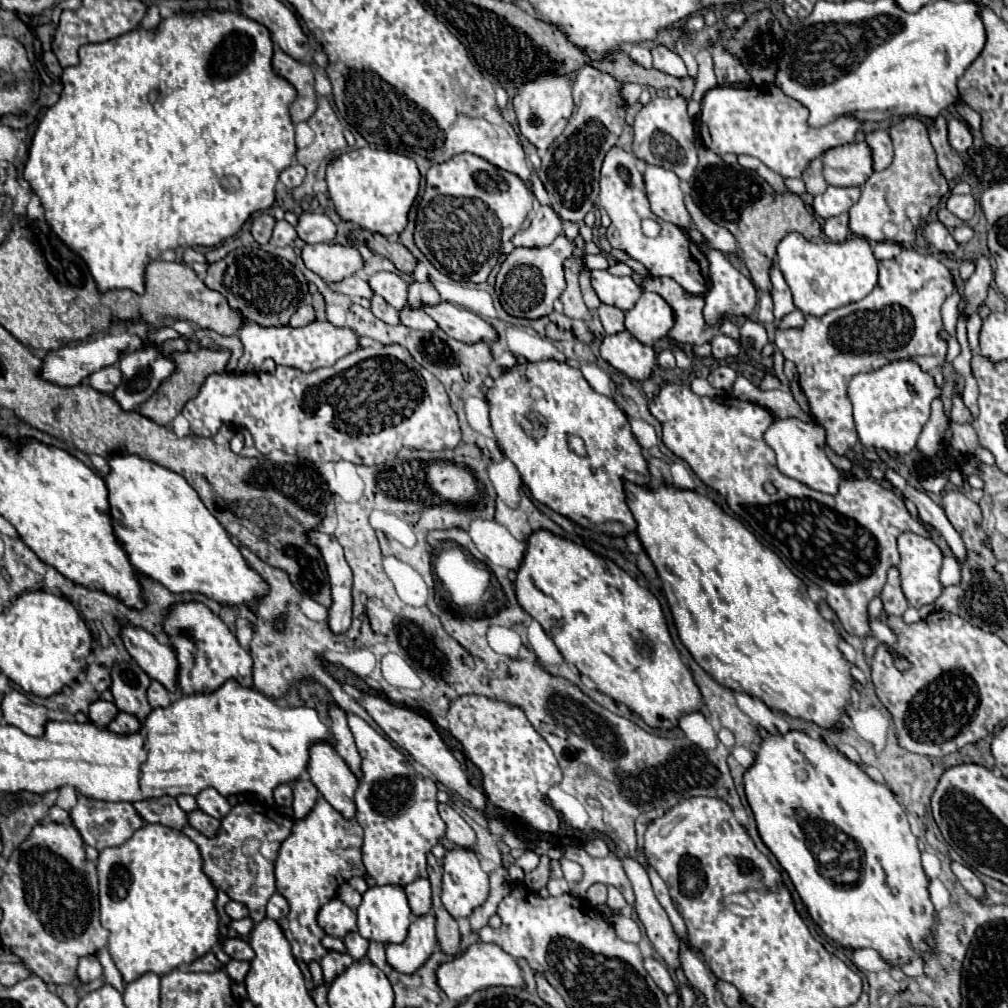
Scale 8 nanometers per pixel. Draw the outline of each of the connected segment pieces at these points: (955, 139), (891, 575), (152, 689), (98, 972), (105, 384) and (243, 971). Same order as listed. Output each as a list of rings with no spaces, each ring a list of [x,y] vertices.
[[[952,118],[948,122],[948,138],[950,138],[950,146],[956,152],[964,152],[968,148],[972,148],[972,134],[966,122],[962,122],[960,118]]]
[[[896,568],[888,570],[888,580],[882,588],[882,604],[884,604],[884,612],[888,616],[902,616],[908,610],[908,600],[900,588],[900,576]]]
[[[152,680],[152,682],[150,682],[146,696],[148,696],[148,702],[150,702],[150,706],[152,706],[152,708],[158,708],[158,706],[160,706],[160,708],[164,708],[166,704],[170,704],[170,698],[168,698],[166,688],[164,688],[160,682],[156,682],[156,680]]]
[[[84,956],[78,962],[76,974],[78,974],[80,982],[92,982],[92,980],[96,980],[96,978],[102,976],[102,964],[98,962],[96,956]]]
[[[108,366],[108,368],[102,368],[98,372],[94,372],[90,378],[88,378],[88,384],[100,392],[114,392],[120,382],[122,382],[122,370],[118,366]]]
[[[230,960],[230,962],[226,964],[226,974],[228,974],[228,976],[232,978],[232,982],[236,982],[236,984],[244,982],[248,970],[250,970],[250,962],[246,962],[246,960]]]

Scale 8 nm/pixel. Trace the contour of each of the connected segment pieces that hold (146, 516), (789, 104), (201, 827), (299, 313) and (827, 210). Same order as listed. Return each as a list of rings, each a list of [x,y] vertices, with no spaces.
[[[114,454],[108,458],[108,466],[110,474],[104,476],[104,482],[108,488],[114,536],[128,554],[130,564],[140,574],[158,580],[172,592],[200,592],[230,606],[250,606],[254,600],[268,592],[268,584],[246,566],[240,550],[230,542],[226,530],[208,512],[196,490],[180,474],[166,470],[136,454]]]
[[[770,84],[770,86],[748,86],[748,88],[716,86],[716,88],[708,90],[702,98],[700,126],[704,130],[704,132],[700,132],[704,144],[706,144],[706,126],[708,126],[708,136],[710,136],[708,148],[712,152],[716,152],[718,156],[728,154],[728,152],[730,154],[748,154],[748,156],[762,160],[768,168],[772,168],[774,172],[778,172],[784,178],[786,176],[800,178],[804,166],[812,158],[818,158],[828,148],[854,142],[856,132],[860,130],[862,122],[856,120],[854,116],[840,116],[838,120],[834,120],[822,128],[812,128],[812,126],[808,126],[808,108],[804,104],[800,104],[798,100],[790,98],[788,94],[784,94],[776,84]]]
[[[192,810],[192,812],[188,812],[188,824],[190,824],[192,828],[196,828],[198,832],[206,834],[206,836],[214,836],[214,832],[218,830],[220,820],[204,814],[202,810]]]
[[[300,306],[296,310],[296,314],[290,318],[290,324],[292,326],[302,326],[302,324],[308,324],[314,320],[314,308],[312,306]]]
[[[828,186],[824,194],[814,196],[814,212],[822,218],[840,216],[842,212],[848,212],[852,204],[856,204],[860,198],[860,188],[836,188]]]

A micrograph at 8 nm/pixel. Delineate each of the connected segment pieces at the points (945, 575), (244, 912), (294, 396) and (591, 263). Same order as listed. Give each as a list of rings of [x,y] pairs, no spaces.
[[[944,556],[942,560],[942,570],[940,570],[940,580],[944,586],[950,586],[950,584],[958,584],[960,580],[960,566],[958,566],[958,560],[952,556]]]
[[[230,900],[228,904],[226,904],[226,914],[232,918],[232,920],[242,920],[242,918],[248,918],[248,908],[244,906],[244,904],[240,904],[240,902],[234,902],[234,900]]]
[[[380,344],[374,348],[360,348],[340,358],[334,366],[318,368],[312,372],[276,366],[276,372],[272,374],[210,374],[204,380],[200,394],[184,404],[184,418],[190,422],[190,430],[196,436],[204,438],[214,436],[224,422],[230,422],[236,428],[246,428],[254,436],[254,444],[262,454],[270,454],[272,450],[284,450],[288,454],[298,454],[306,460],[348,460],[366,466],[382,464],[394,458],[402,448],[456,448],[462,436],[456,412],[452,410],[448,394],[440,380],[428,370],[424,370],[418,362],[414,362],[412,356],[396,344],[384,348]]]
[[[586,254],[586,266],[590,268],[590,270],[604,270],[604,268],[608,268],[608,260],[606,260],[606,256],[604,254]]]

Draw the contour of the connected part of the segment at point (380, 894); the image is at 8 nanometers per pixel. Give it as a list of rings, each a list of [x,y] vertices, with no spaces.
[[[394,884],[372,886],[362,894],[362,904],[358,906],[358,932],[366,940],[378,940],[386,944],[402,942],[406,938],[410,918],[412,918],[412,910],[408,906],[402,886],[394,886]]]

